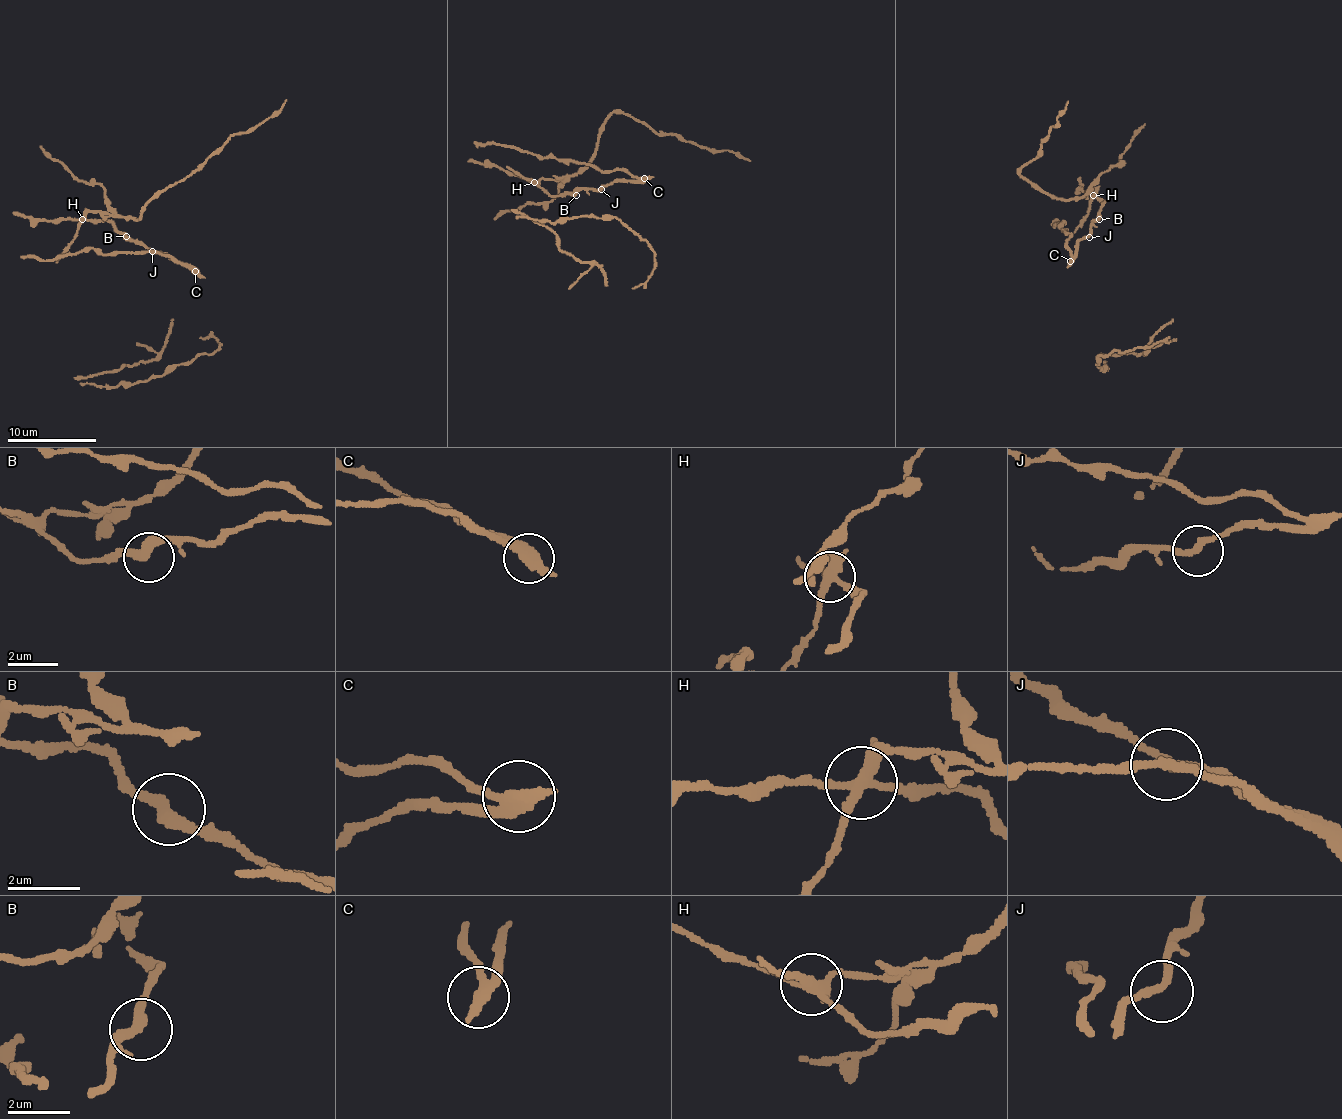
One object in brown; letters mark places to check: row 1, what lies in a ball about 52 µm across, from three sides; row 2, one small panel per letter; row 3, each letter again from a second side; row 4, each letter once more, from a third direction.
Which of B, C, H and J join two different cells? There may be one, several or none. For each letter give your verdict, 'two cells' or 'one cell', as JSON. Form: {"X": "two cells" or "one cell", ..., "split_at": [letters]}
{"B": "one cell", "C": "two cells", "H": "two cells", "J": "one cell", "split_at": ["C", "H"]}

